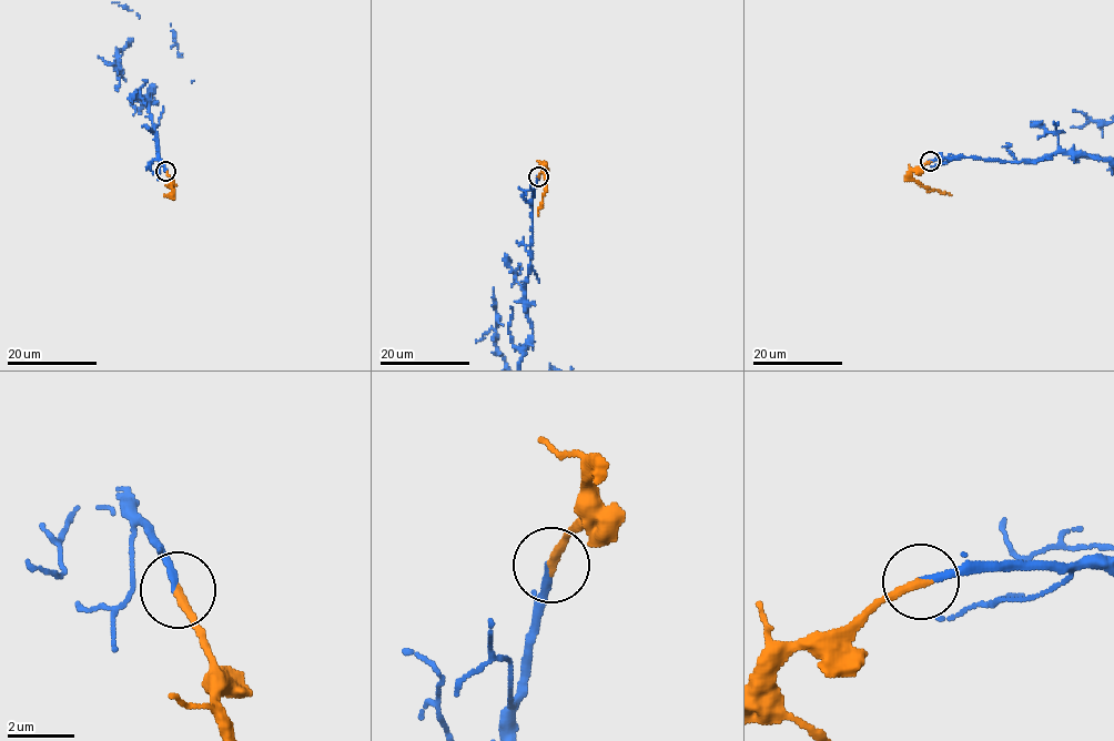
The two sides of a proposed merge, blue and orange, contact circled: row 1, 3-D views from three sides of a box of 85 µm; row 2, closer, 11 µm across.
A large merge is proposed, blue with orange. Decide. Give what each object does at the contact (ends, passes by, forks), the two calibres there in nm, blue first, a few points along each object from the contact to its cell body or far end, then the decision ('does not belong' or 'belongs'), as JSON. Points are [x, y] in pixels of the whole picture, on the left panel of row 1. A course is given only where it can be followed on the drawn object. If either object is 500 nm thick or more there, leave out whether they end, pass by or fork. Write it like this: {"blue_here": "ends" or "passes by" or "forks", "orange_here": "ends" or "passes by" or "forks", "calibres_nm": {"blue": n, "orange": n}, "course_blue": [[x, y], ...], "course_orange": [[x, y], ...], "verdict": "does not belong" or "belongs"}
{"blue_here": "ends", "orange_here": "ends", "calibres_nm": {"blue": 180, "orange": 240}, "course_orange": [[166, 171], [174, 193], [163, 195]], "verdict": "belongs"}

